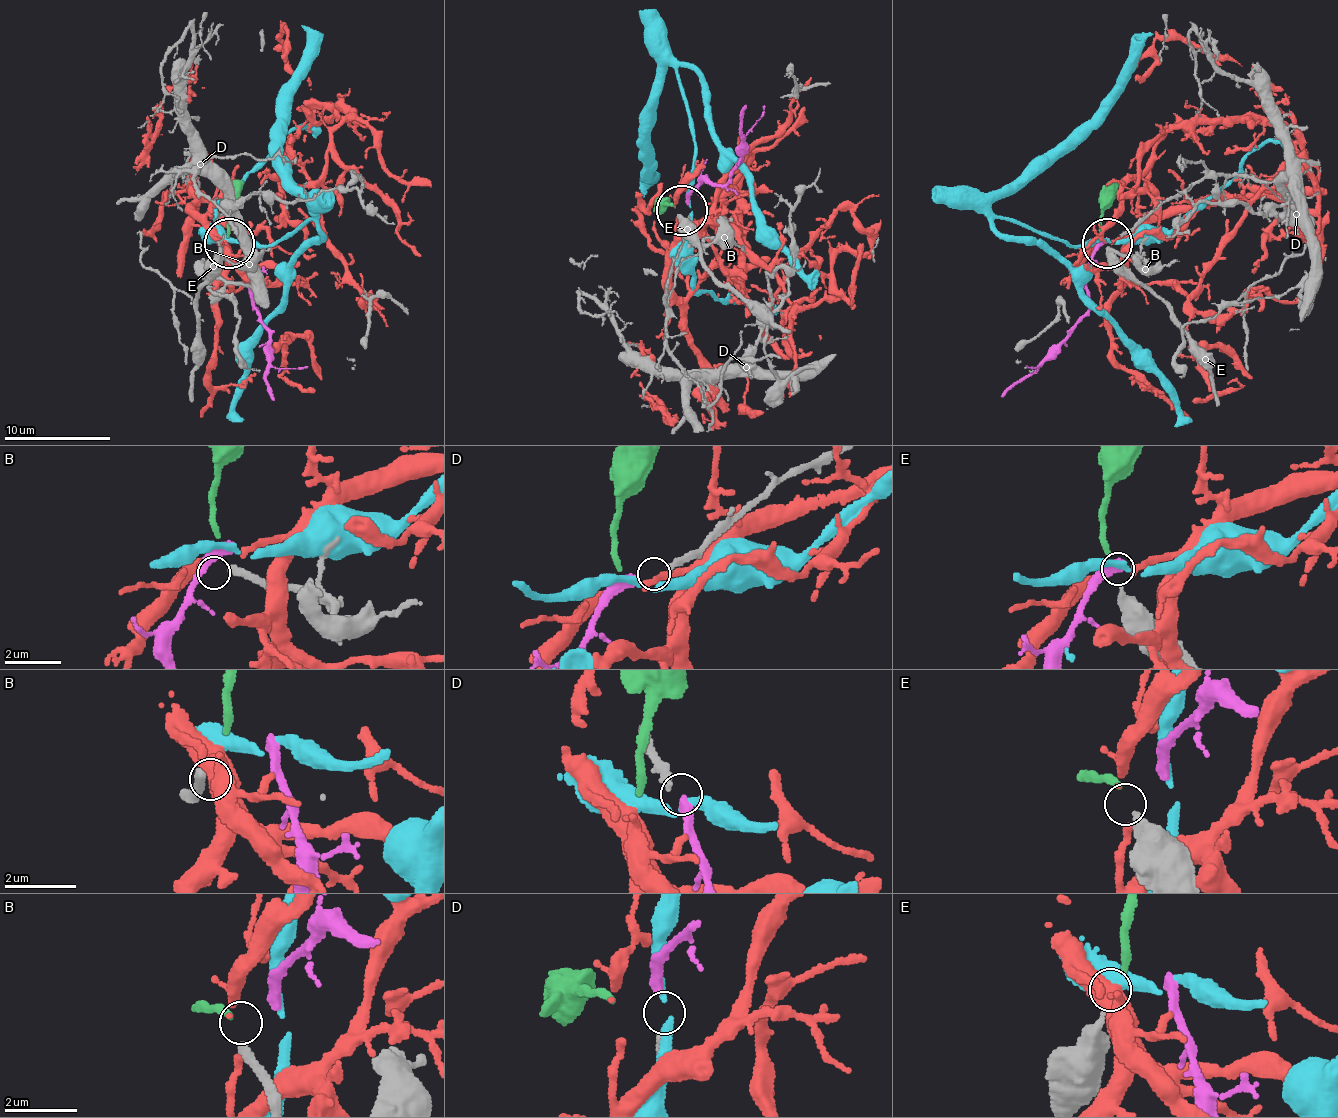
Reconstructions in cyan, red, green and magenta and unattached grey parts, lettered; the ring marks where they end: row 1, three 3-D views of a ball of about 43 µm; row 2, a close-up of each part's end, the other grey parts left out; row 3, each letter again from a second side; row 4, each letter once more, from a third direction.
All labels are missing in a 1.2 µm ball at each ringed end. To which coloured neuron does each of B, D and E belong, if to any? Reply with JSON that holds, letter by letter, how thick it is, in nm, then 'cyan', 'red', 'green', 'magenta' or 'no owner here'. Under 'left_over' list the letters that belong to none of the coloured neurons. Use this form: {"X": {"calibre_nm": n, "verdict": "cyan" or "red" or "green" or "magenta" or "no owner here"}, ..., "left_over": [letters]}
{"B": {"calibre_nm": 240, "verdict": "no owner here"}, "D": {"calibre_nm": 200, "verdict": "magenta"}, "E": {"calibre_nm": 320, "verdict": "green"}, "left_over": ["B"]}

